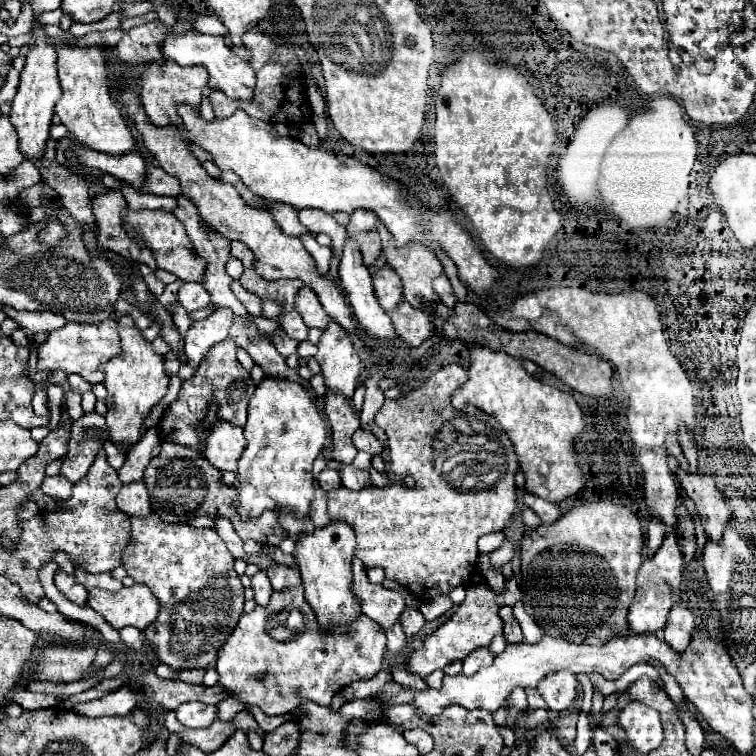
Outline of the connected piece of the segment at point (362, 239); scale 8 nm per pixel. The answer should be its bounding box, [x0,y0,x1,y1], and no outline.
[348,210,380,266]

